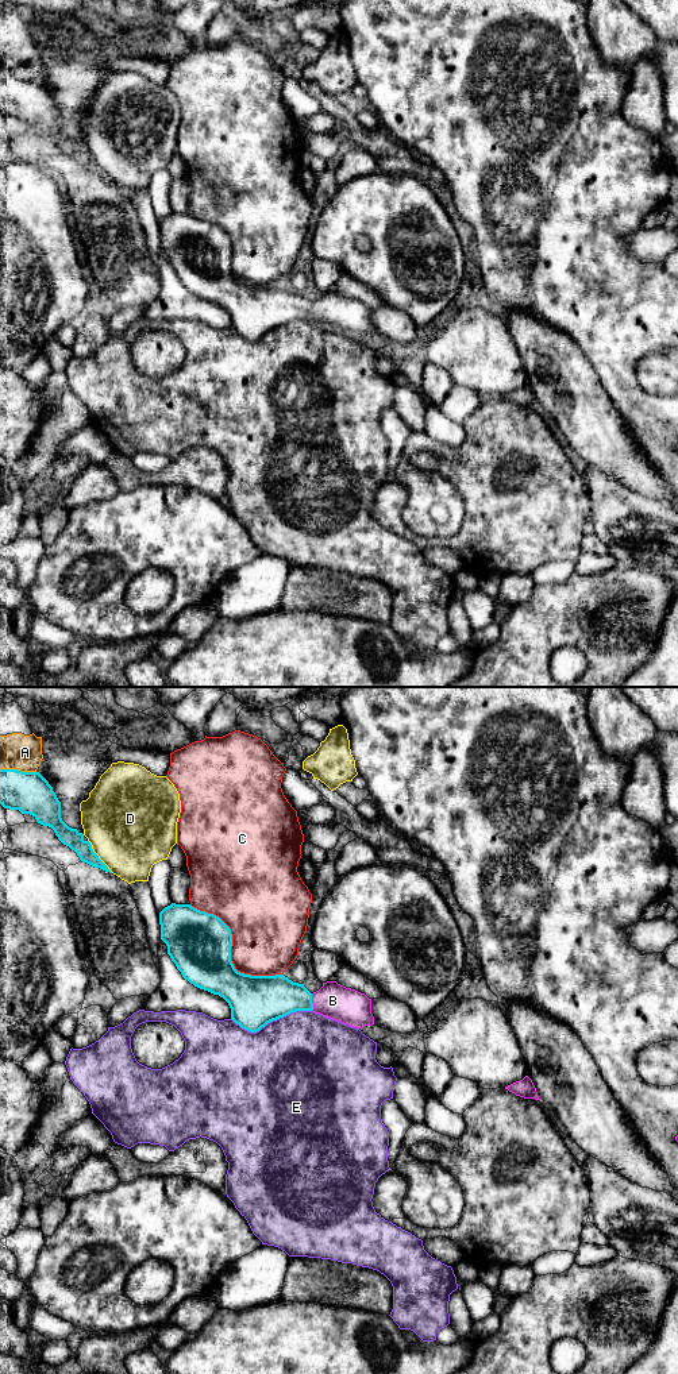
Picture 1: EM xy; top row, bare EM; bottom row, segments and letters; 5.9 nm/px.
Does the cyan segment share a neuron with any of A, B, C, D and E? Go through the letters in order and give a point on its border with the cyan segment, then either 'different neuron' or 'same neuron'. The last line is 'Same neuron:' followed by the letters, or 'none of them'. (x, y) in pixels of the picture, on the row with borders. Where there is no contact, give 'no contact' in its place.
A: xy (16, 770) | different neuron
B: xy (311, 1002) | same neuron
C: xy (230, 952) | different neuron
D: xy (97, 856) | different neuron
E: xy (270, 1021) | different neuron
Same neuron: B

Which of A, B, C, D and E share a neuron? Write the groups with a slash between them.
A / B / C / D / E

